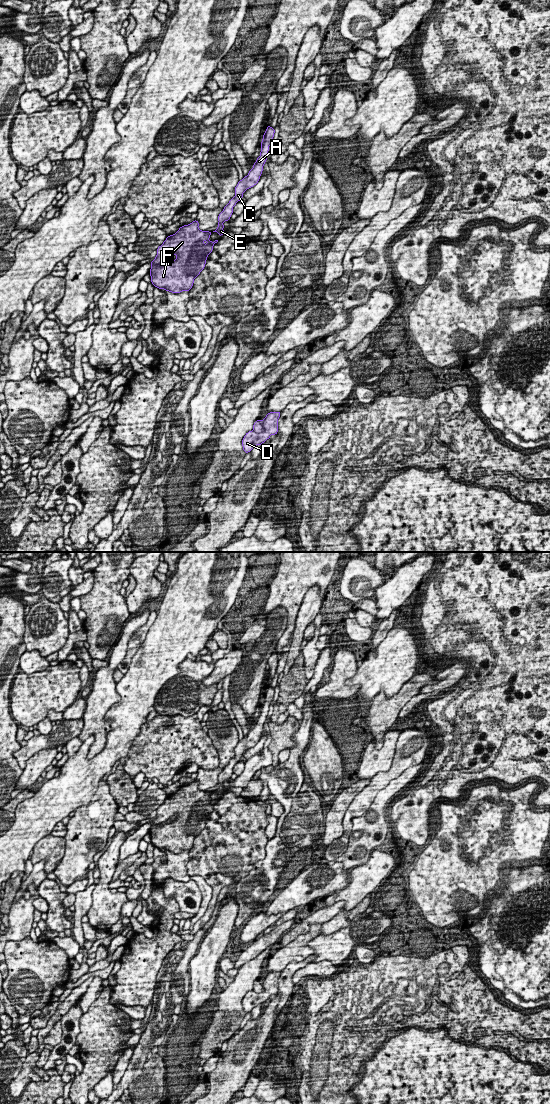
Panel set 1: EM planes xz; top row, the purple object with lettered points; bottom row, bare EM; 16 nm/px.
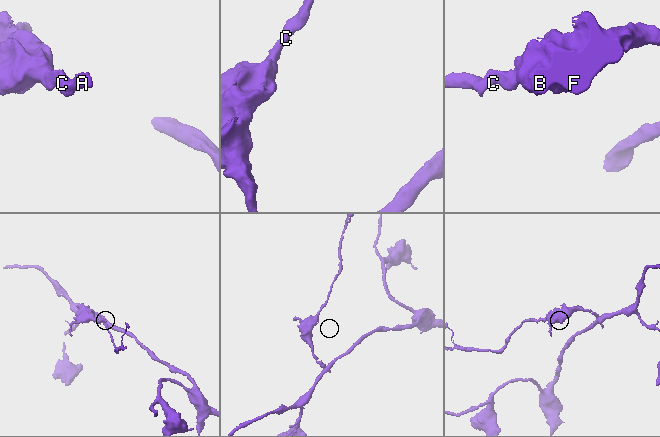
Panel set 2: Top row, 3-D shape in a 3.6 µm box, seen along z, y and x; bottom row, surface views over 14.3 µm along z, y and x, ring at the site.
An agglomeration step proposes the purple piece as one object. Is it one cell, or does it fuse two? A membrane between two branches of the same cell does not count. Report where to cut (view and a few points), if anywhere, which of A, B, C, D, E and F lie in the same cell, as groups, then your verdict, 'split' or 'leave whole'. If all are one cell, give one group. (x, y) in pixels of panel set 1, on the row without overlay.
cut xz (261, 981), (262, 990), (254, 992); groups A B C E F / D; split

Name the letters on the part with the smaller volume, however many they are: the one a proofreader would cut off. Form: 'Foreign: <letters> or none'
Foreign: A, B, C, E, F

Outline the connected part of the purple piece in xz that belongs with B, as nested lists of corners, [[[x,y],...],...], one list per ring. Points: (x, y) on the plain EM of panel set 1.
[[[197,780],[181,786],[157,808],[149,831],[154,847],[175,854],[191,850],[194,839],[205,828],[207,817],[218,802],[210,801],[212,792],[202,791],[198,786]]]

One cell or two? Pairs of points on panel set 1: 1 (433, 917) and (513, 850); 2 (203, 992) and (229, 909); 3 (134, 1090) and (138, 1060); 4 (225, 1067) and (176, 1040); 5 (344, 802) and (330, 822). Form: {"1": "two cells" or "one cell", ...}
{"1": "one cell", "2": "one cell", "3": "two cells", "4": "two cells", "5": "one cell"}

